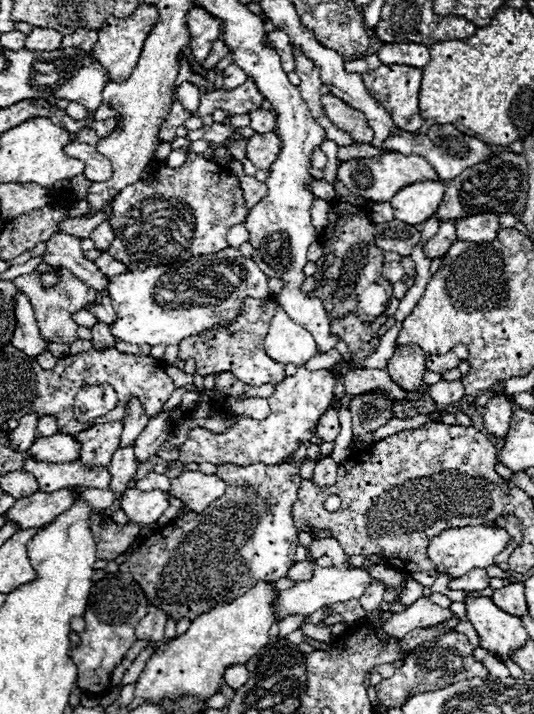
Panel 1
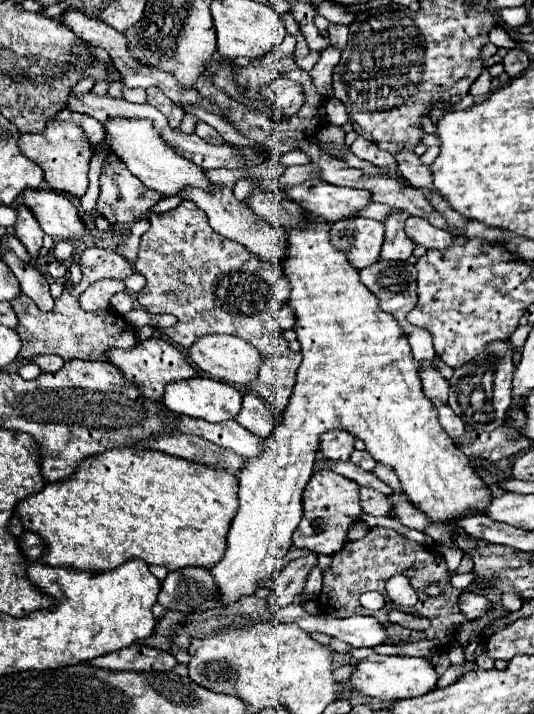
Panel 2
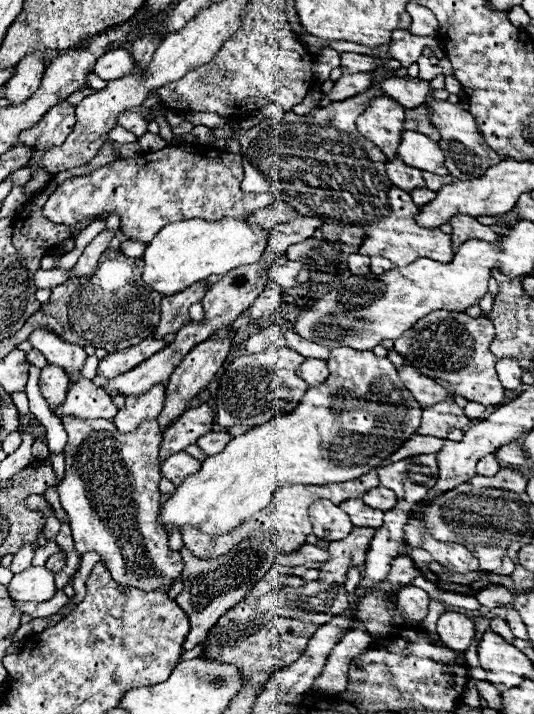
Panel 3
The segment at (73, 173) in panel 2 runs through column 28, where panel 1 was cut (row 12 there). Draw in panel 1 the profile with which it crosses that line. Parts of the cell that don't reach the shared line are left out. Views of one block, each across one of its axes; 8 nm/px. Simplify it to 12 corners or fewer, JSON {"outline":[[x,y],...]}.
{"outline":[[140,4],[108,18],[92,48],[110,80],[124,82],[140,60],[158,8]]}

